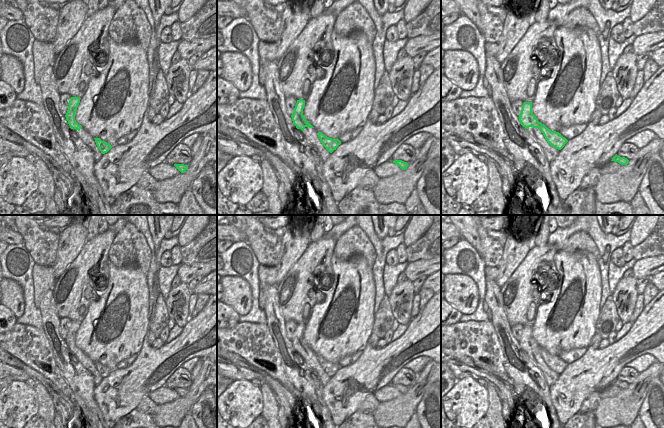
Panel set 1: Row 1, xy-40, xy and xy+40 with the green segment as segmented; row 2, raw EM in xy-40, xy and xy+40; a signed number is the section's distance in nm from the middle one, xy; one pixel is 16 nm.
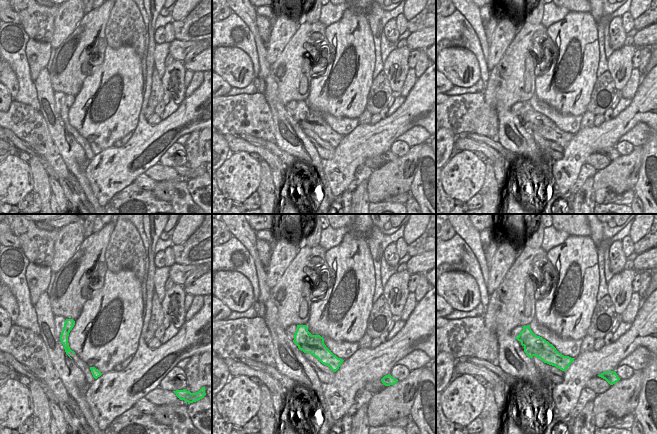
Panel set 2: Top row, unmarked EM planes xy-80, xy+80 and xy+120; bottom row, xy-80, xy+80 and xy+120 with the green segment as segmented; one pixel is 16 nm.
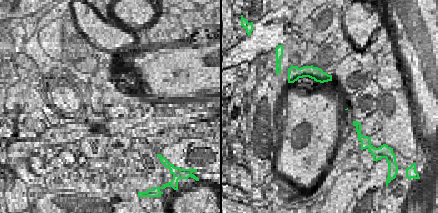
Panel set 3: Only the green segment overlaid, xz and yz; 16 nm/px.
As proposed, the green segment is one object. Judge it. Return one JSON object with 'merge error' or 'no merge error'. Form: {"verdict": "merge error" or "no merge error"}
{"verdict": "merge error"}

